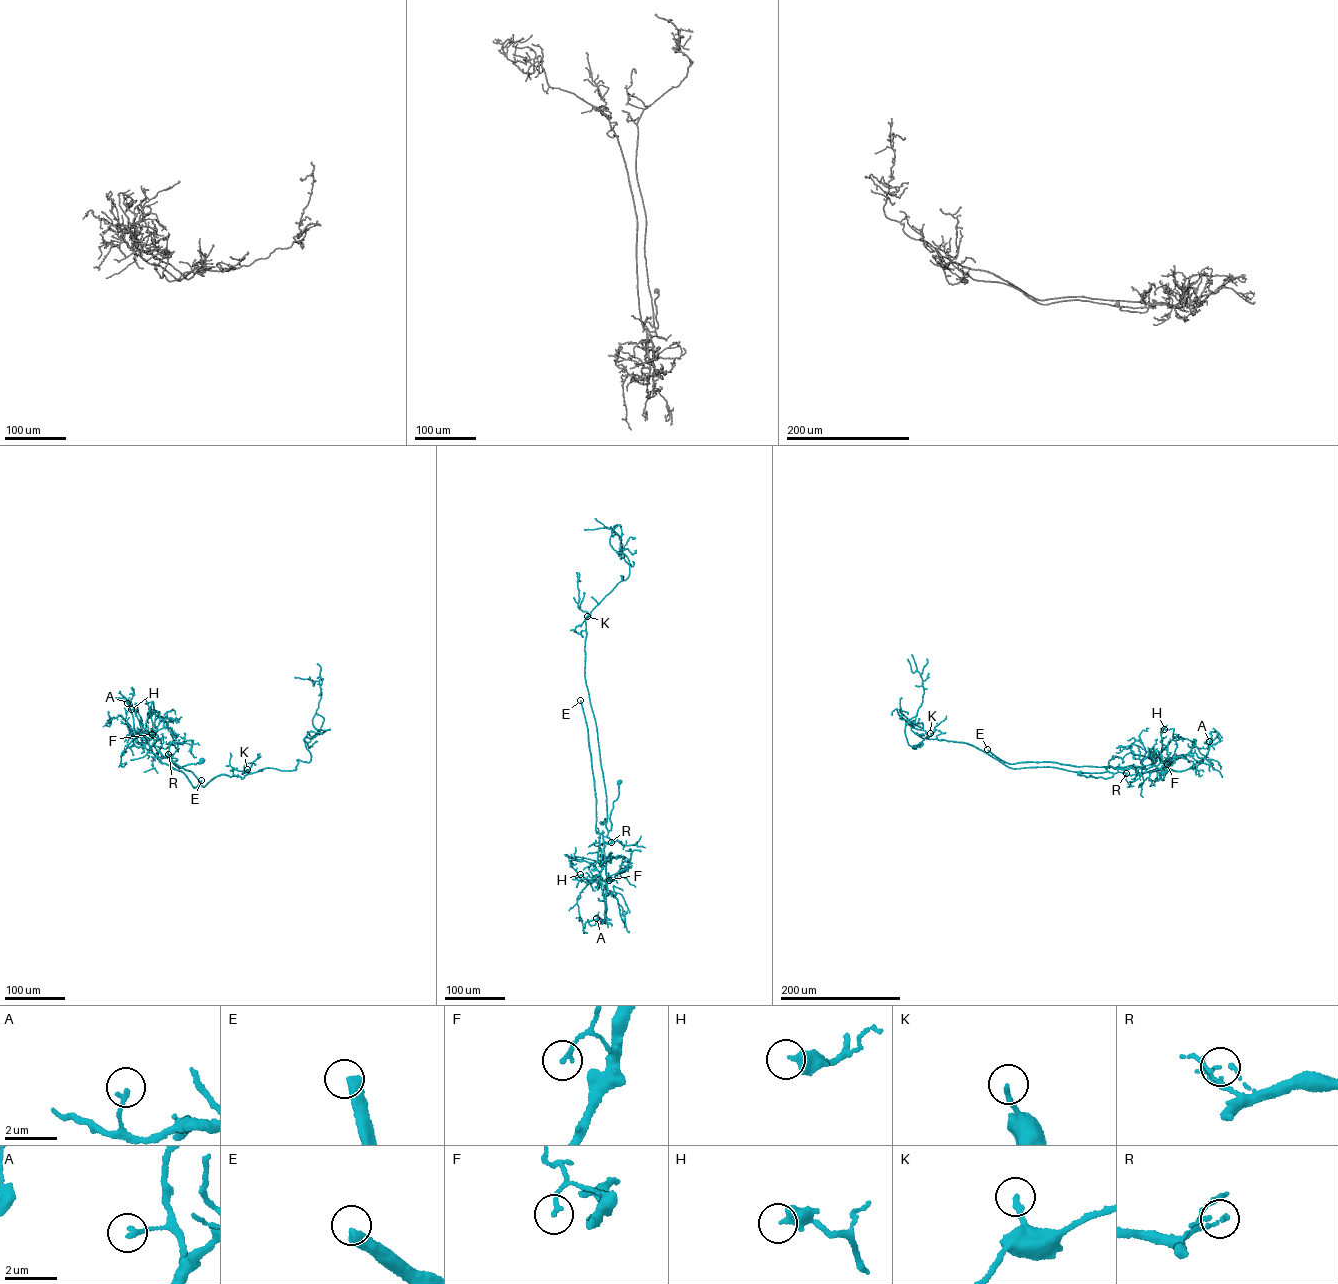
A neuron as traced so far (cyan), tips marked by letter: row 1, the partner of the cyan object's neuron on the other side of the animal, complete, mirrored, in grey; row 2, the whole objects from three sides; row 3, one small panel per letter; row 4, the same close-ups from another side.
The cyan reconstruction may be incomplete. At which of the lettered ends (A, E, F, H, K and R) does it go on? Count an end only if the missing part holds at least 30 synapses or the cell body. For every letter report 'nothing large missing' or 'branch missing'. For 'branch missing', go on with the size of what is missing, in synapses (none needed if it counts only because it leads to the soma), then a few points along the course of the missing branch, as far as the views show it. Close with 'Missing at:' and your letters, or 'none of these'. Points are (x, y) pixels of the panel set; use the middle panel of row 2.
A: nothing large missing
E: branch missing; 1000 synapses; course (580, 700), (558, 636), (509, 609), (501, 612), (487, 580), (479, 591), (450, 571), (471, 552), (490, 554)
F: nothing large missing
H: nothing large missing
K: branch missing; 45 synapses; course (587, 616), (589, 610), (576, 613)
R: nothing large missing
Missing at: E, K

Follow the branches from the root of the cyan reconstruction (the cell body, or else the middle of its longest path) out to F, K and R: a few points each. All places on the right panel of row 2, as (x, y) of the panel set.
F: (1079, 773), (1086, 777), (1105, 778), (1112, 777), (1118, 769), (1132, 768), (1141, 773), (1160, 770), (1167, 764)
K: (1079, 773), (1086, 777), (1105, 778), (1113, 774), (1048, 766), (1010, 768), (966, 743), (927, 739), (930, 733)
R: (1079, 773), (1086, 777), (1105, 778), (1118, 771), (1126, 773)

